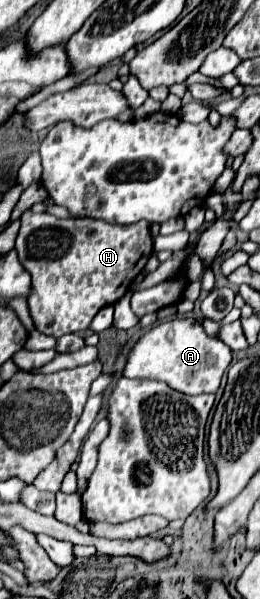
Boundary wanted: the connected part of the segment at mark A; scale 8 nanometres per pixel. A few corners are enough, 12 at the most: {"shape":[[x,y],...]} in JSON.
{"shape":[[191,318],[163,322],[129,352],[125,378],[215,394],[231,350]]}

